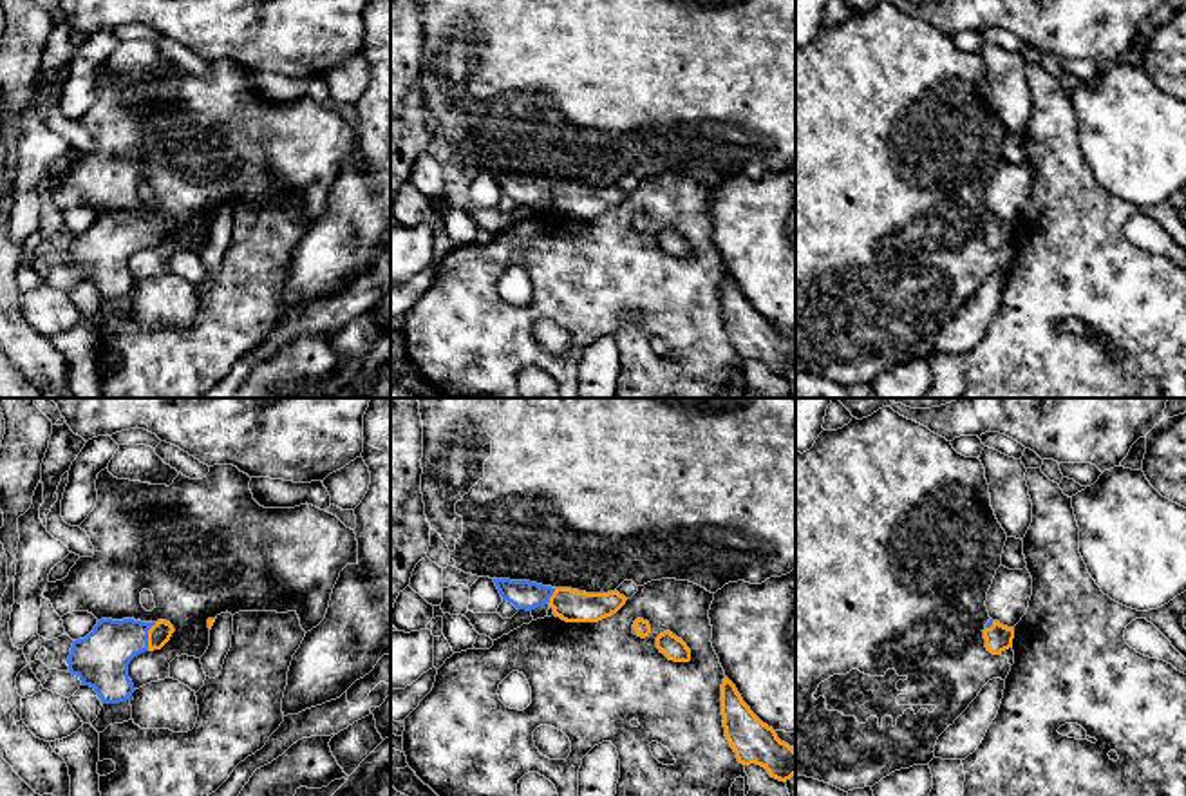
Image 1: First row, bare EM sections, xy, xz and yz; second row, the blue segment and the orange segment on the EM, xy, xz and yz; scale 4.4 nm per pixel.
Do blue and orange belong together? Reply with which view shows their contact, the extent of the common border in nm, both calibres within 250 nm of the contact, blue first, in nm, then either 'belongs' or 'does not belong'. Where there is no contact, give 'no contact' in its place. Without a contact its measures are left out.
contact in xy; length 130 nm; calibres 240 and 100 nm; belongs

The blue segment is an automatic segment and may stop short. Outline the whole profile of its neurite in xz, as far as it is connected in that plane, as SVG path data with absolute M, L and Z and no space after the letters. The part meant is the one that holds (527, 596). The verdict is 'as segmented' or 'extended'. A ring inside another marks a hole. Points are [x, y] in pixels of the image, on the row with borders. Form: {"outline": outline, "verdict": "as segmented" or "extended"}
{"outline": "M494 579L503 601L517 610L532 611L550 604L555 617L566 622L598 622L617 613L626 597L617 590L607 593L586 593L571 588L551 588L530 581Z", "verdict": "extended"}

